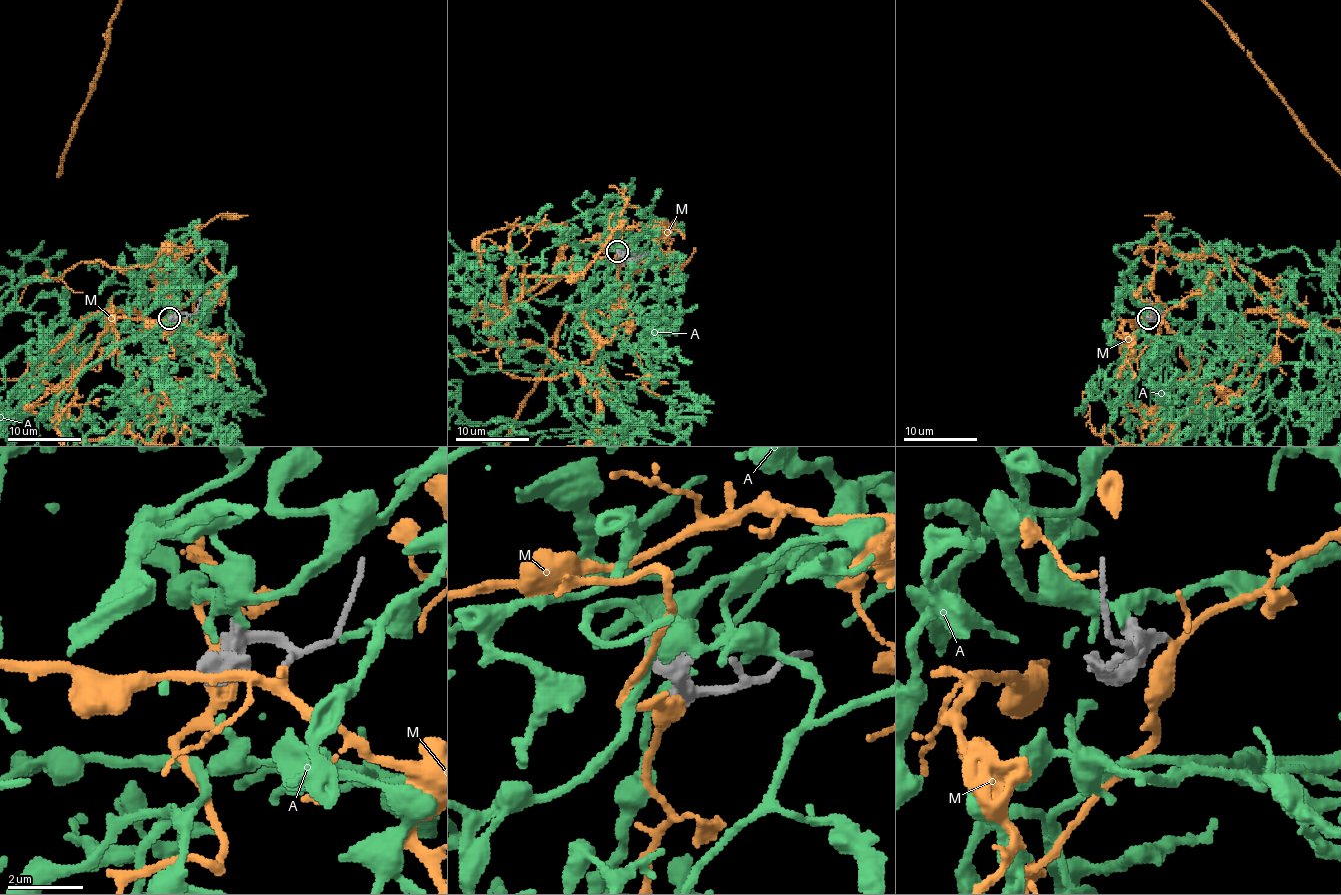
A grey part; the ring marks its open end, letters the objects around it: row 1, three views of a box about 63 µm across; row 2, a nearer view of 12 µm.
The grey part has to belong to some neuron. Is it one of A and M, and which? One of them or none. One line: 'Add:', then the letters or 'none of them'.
Add: none of them

